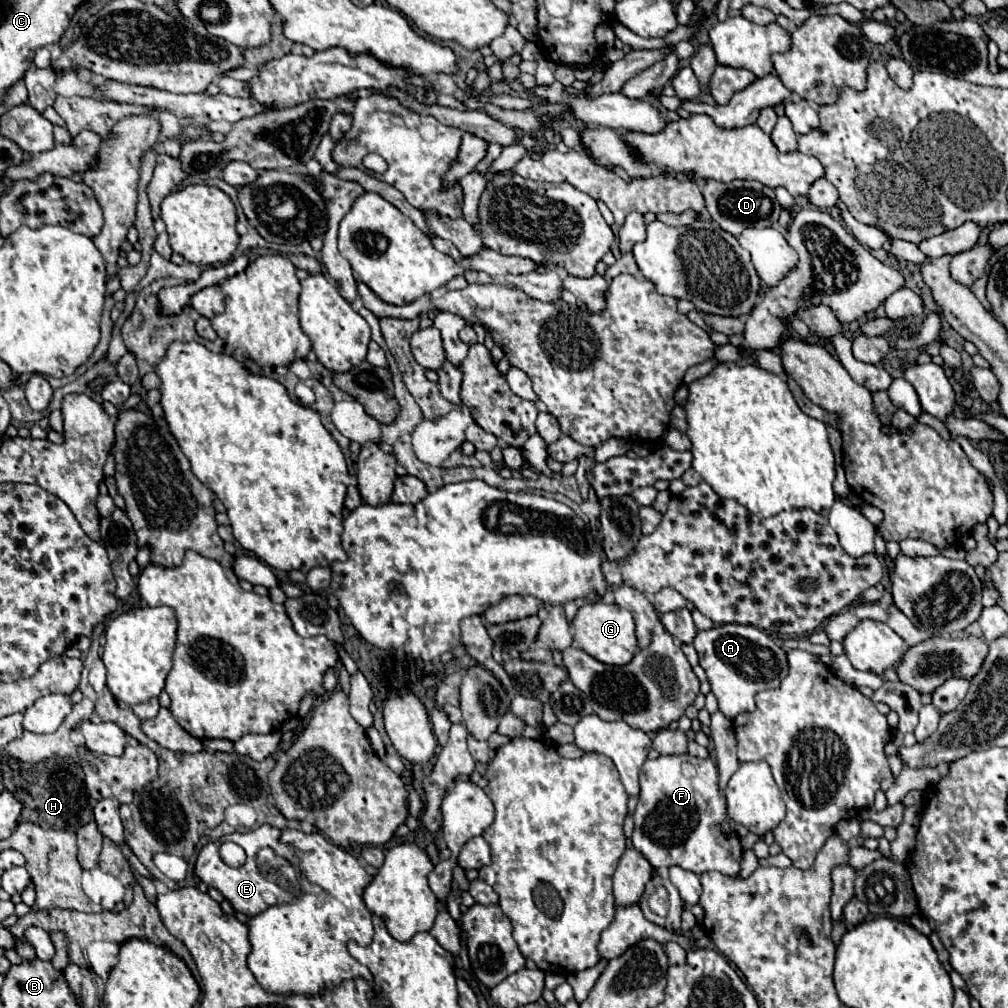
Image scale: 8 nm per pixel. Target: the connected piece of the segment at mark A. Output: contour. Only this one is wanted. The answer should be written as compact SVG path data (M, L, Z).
M719 624L711 630L697 632L693 646L711 684L711 692L719 702L719 712L727 720L733 720L737 714L751 712L751 708L755 708L755 694L779 688L781 680L787 676L787 652L779 648L767 632L755 626Z

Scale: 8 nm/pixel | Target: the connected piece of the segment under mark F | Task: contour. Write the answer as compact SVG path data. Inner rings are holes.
M691 754L659 756L641 768L641 794L633 814L633 848L655 868L681 866L697 876L717 870L725 876L739 874L741 844L729 826L725 798L717 788L717 764Z

